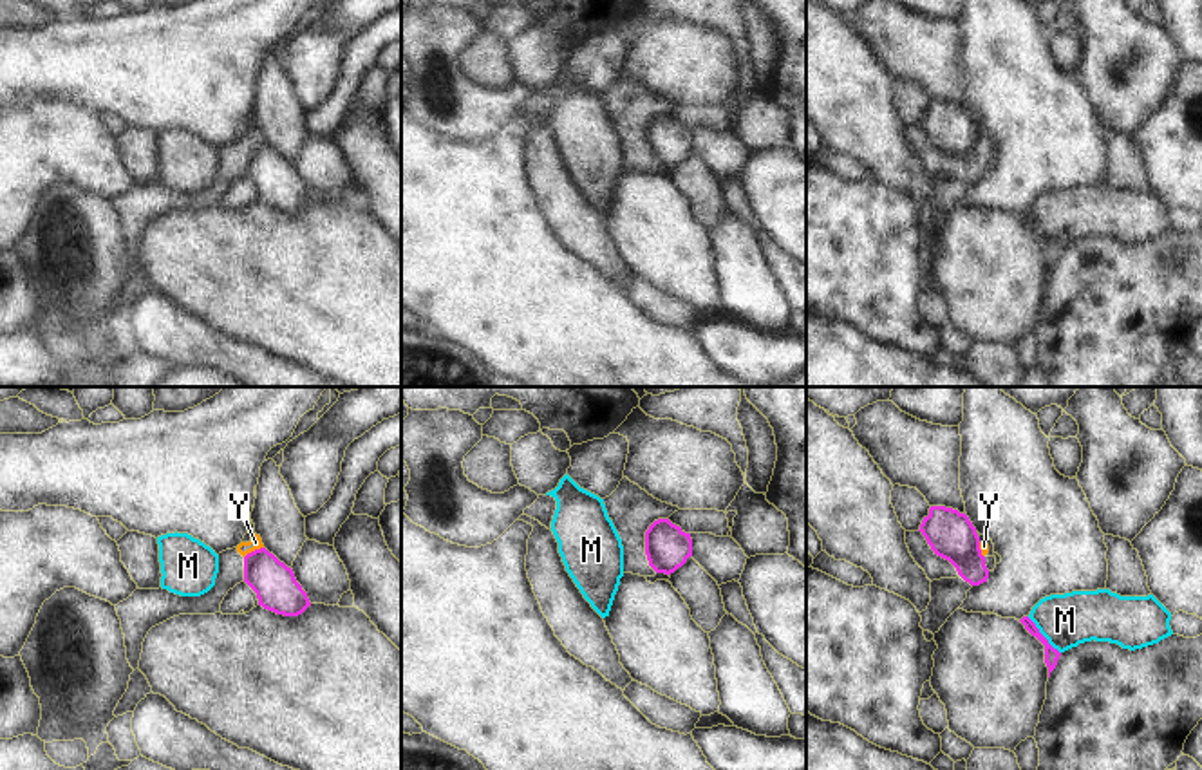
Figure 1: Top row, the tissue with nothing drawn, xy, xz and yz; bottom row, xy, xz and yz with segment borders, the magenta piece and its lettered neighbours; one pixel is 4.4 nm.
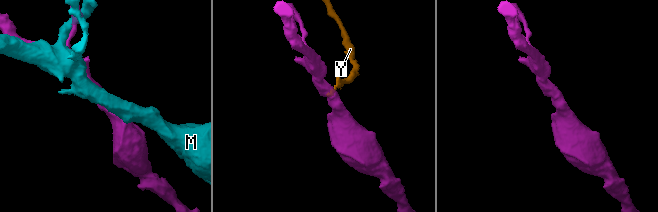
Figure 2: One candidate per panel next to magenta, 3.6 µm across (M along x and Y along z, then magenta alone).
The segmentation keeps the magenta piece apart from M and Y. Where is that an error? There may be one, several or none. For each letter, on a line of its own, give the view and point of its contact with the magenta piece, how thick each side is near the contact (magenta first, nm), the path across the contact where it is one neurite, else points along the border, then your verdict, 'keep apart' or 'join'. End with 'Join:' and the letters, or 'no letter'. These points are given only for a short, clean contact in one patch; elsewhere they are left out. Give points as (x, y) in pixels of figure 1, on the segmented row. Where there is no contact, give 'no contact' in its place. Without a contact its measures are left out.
M: contact yz (1042, 635); calibres 70 and 240 nm; keep apart
Y: contact xy (255, 550); calibres 190 and 60 nm; border xy (262, 546), (244, 557); keep apart
Join: no letter

